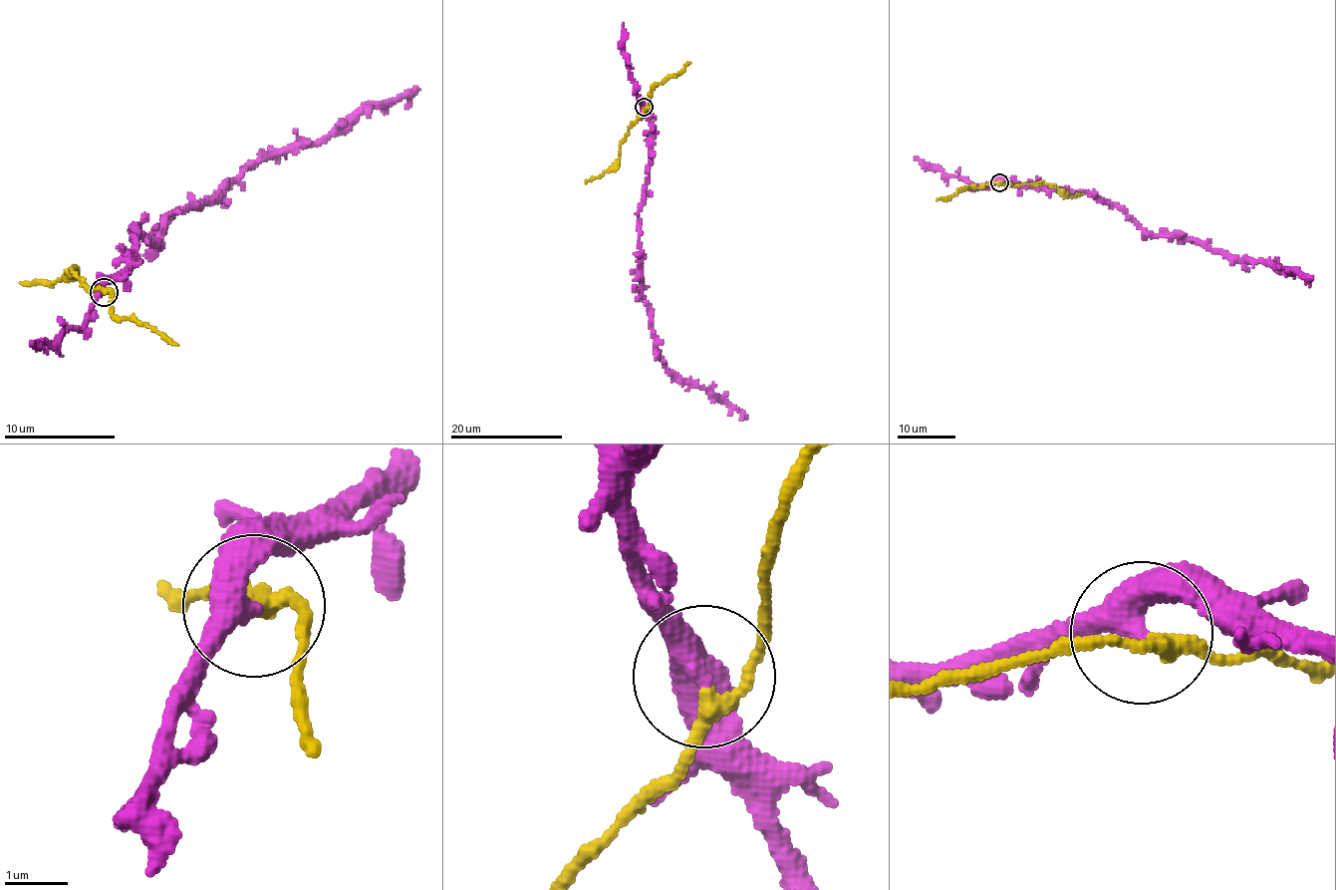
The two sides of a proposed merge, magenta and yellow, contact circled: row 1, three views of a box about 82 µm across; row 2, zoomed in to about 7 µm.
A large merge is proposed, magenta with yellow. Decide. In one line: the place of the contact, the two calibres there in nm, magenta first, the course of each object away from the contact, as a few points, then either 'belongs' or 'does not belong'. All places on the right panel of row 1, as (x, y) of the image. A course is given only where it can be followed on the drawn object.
at (999, 182); 400 nm thick on the magenta side, 240 nm on the other; magenta runs (998, 182), (1093, 193), (1152, 234), (1190, 236), (1233, 259), (1295, 271), (1310, 285); yellow runs (1000, 182), (1034, 185), (1041, 182), (1053, 185), (1069, 195), (1082, 194); does not belong

